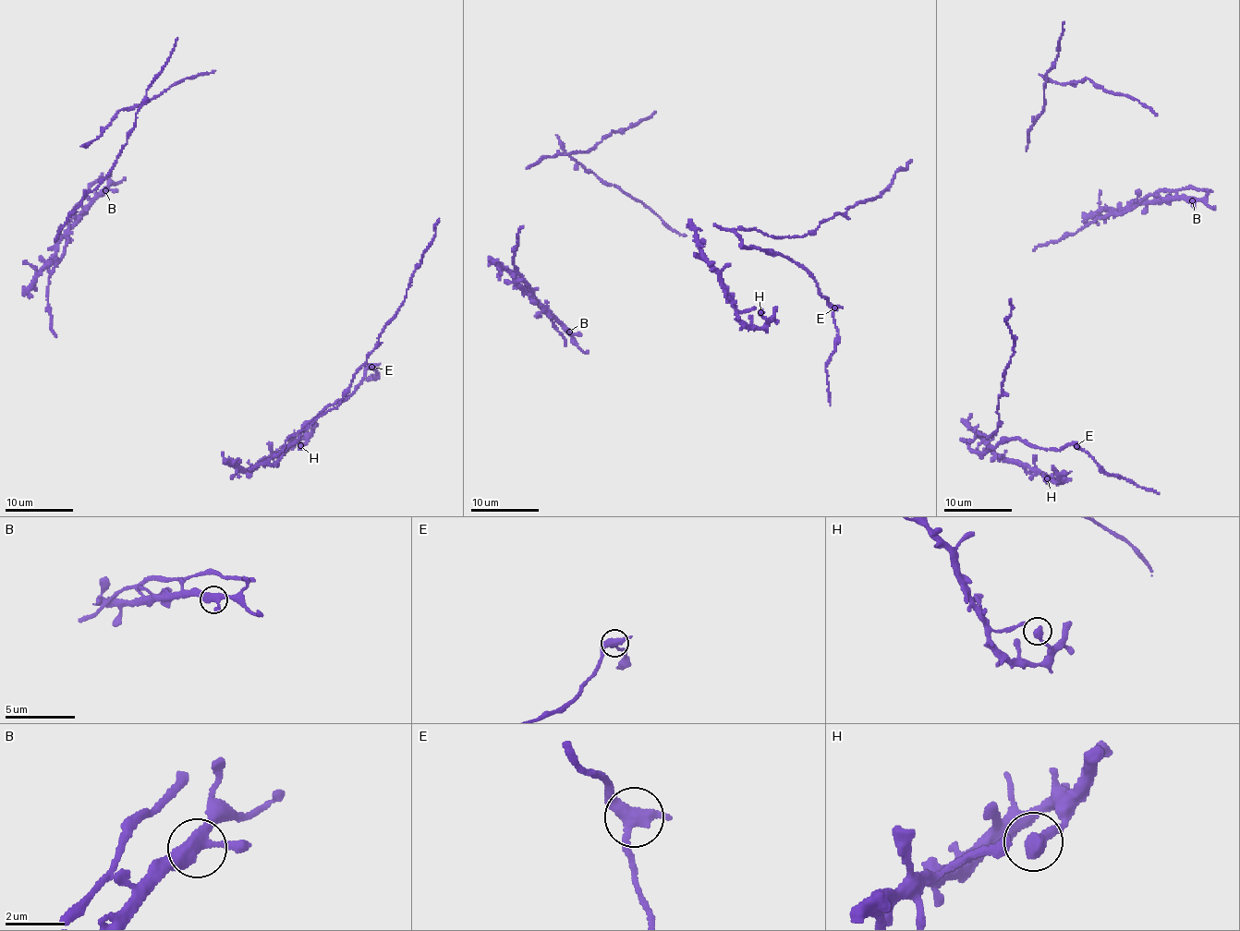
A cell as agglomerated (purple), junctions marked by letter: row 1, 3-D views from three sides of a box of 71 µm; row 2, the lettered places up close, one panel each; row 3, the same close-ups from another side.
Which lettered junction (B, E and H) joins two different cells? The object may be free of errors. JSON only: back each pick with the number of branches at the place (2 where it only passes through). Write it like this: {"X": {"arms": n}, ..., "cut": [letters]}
{"E": {"arms": 3}, "cut": ["E"]}

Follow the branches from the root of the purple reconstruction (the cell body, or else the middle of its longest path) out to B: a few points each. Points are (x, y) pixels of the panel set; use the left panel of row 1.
B: (56, 337), (47, 308), (49, 277), (63, 254), (67, 233), (91, 199), (105, 190)

